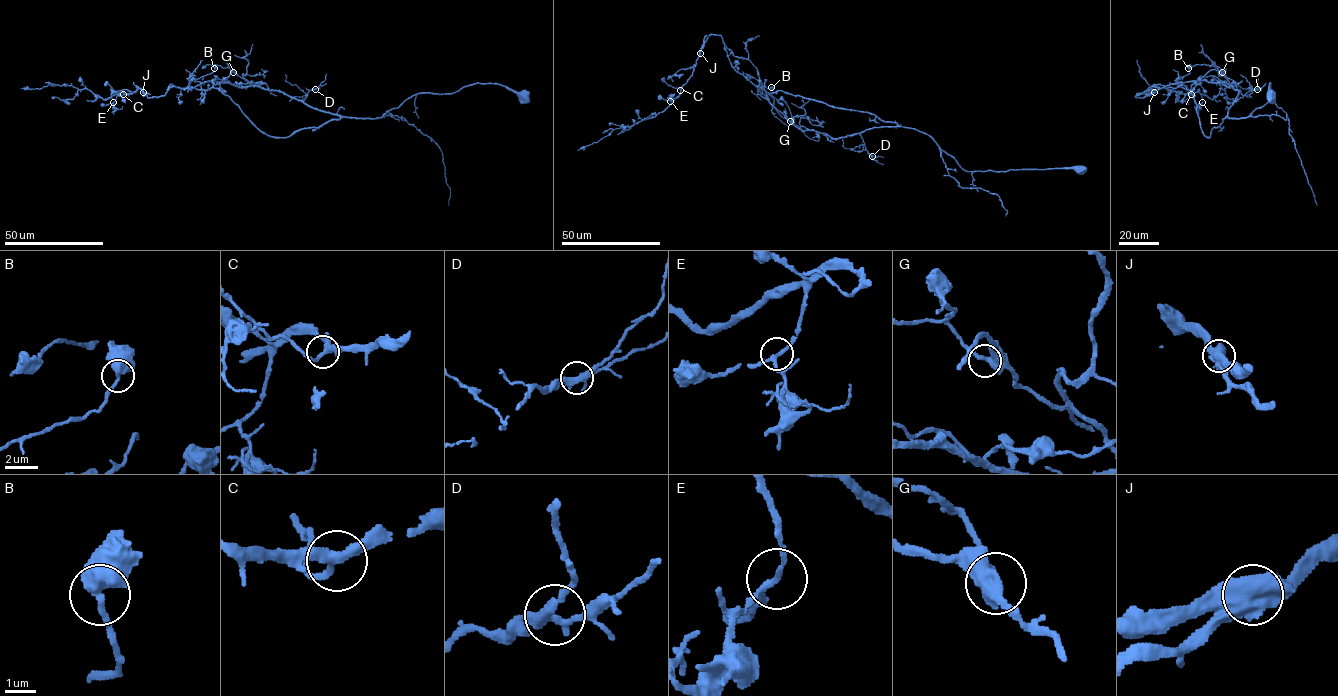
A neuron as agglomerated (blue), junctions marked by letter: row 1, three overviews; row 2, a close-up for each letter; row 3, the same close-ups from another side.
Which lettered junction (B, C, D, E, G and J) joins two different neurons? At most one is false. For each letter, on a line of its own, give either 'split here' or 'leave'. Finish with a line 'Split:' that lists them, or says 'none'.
B: leave
C: leave
D: leave
E: leave
G: leave
J: split here
Split: J

